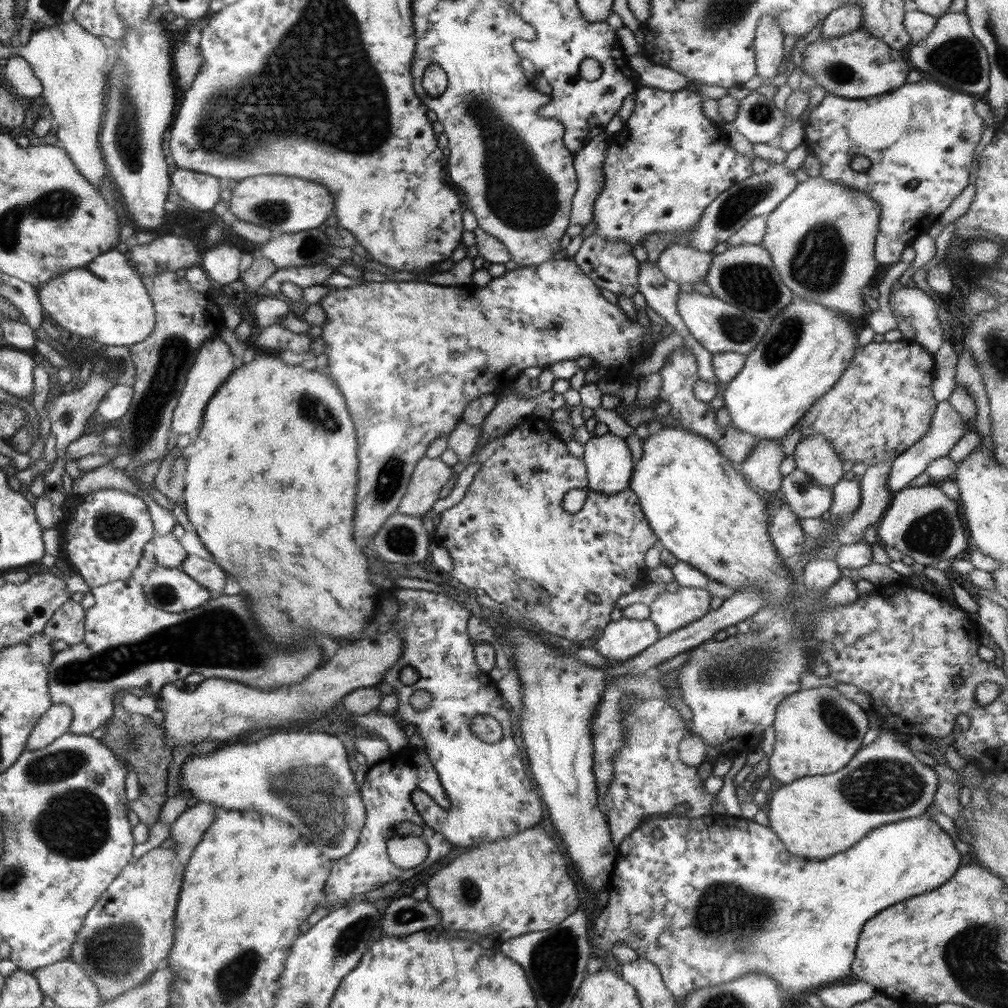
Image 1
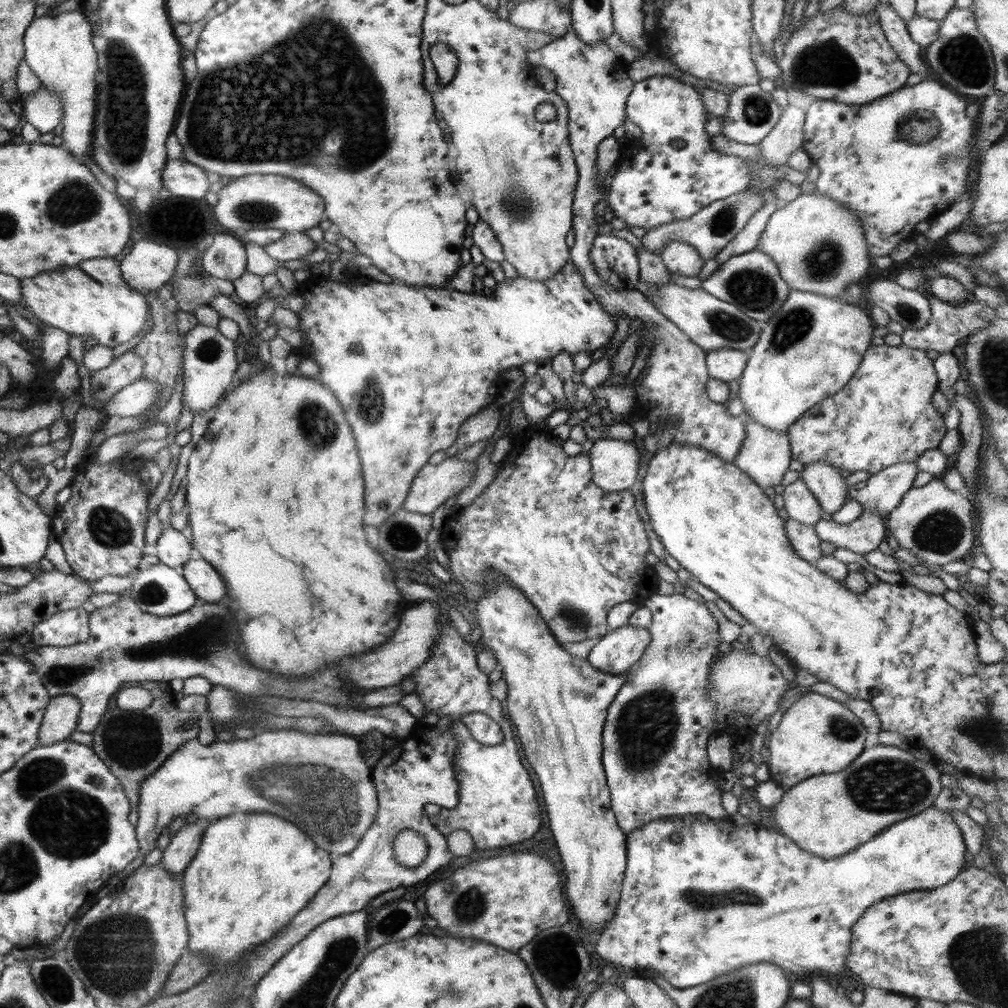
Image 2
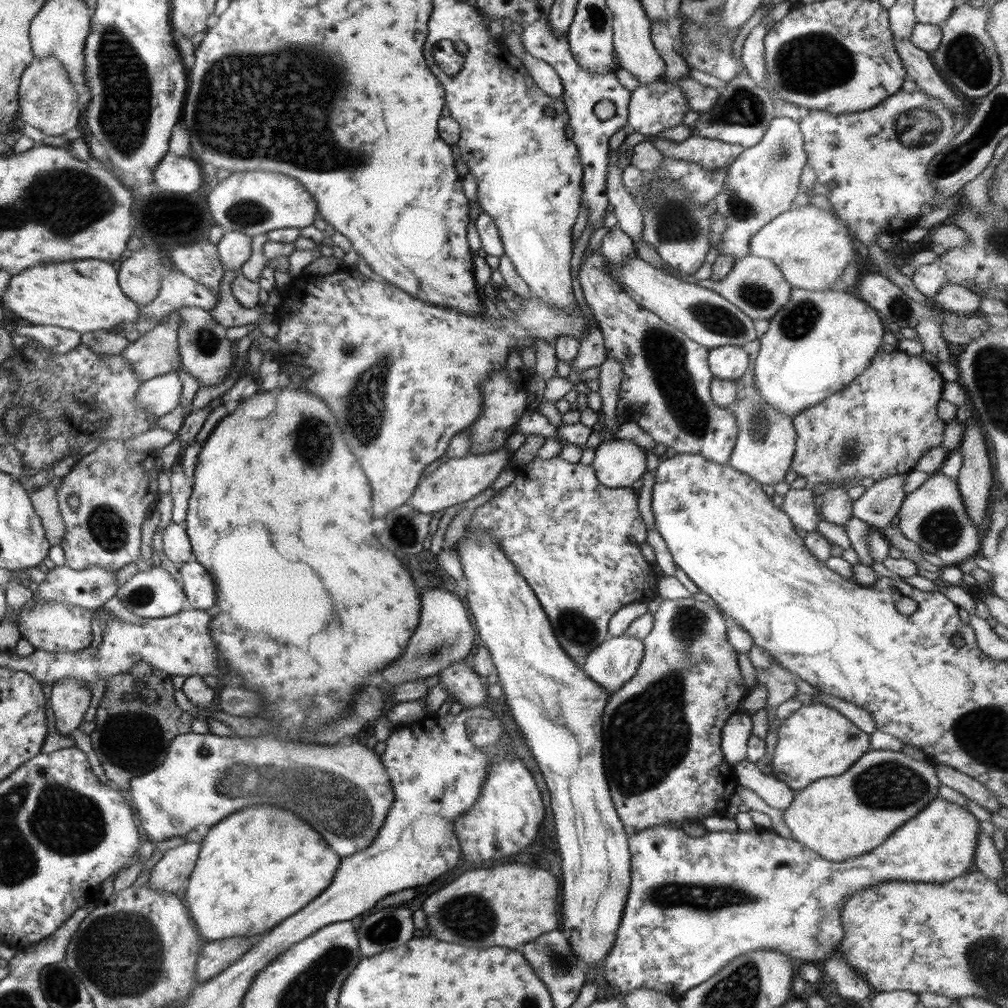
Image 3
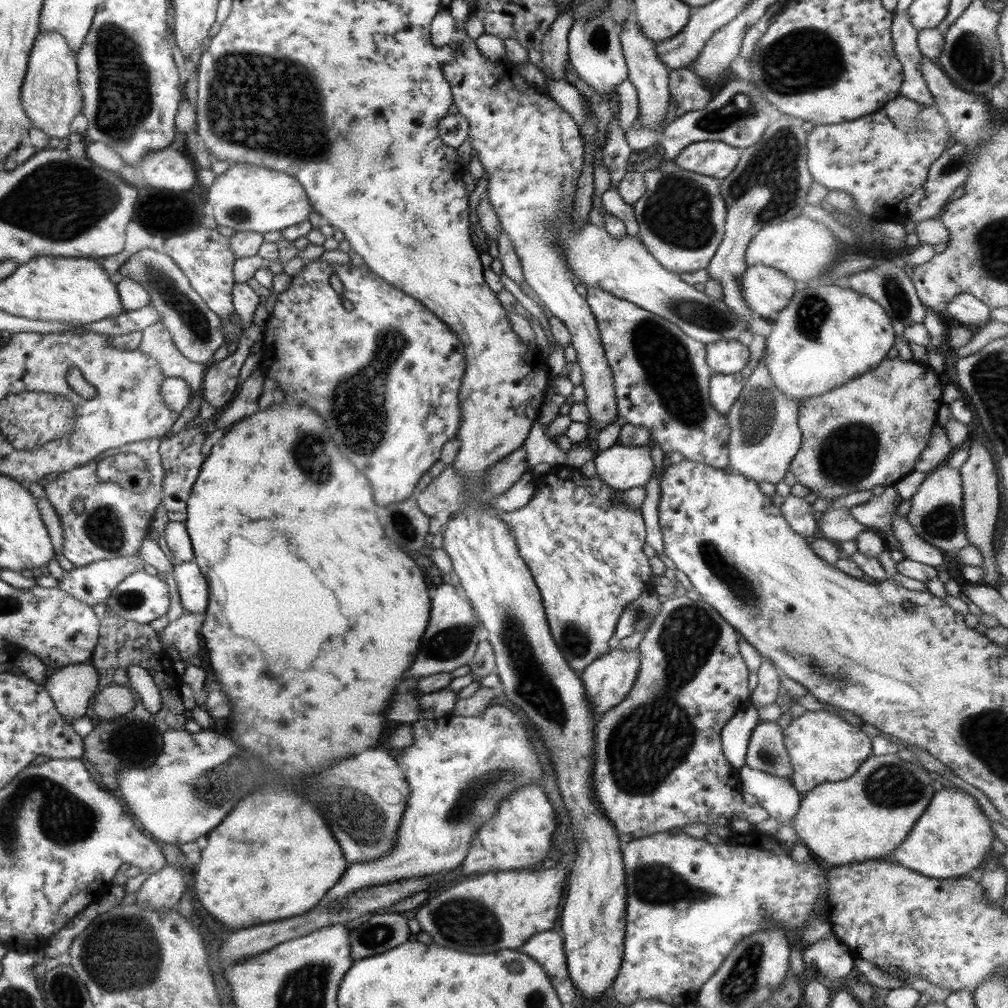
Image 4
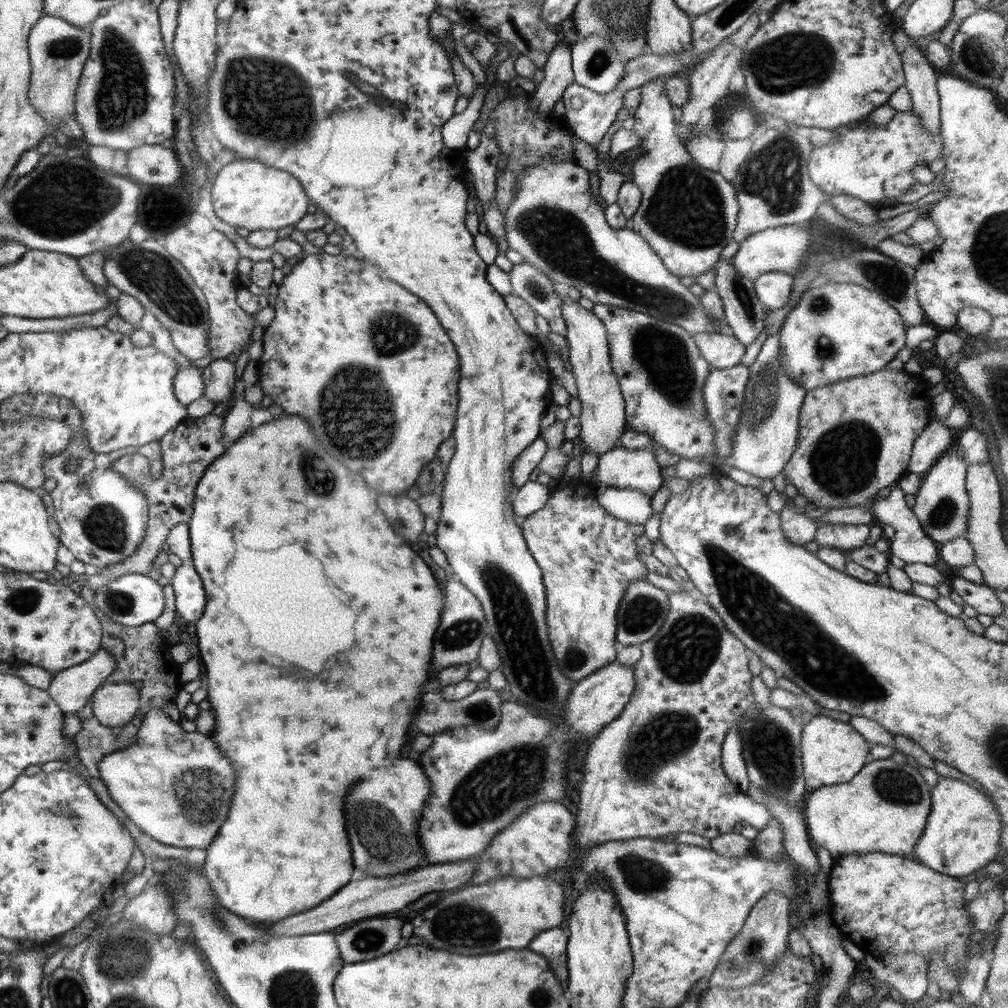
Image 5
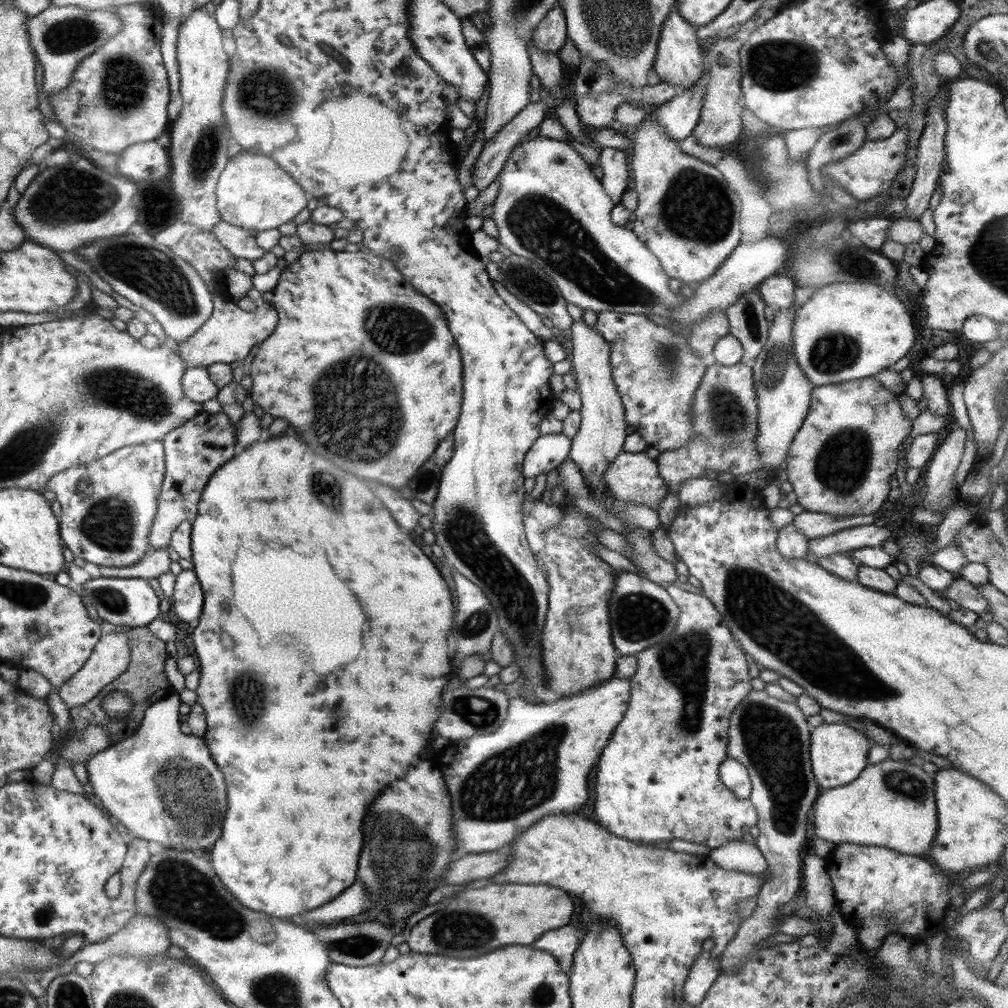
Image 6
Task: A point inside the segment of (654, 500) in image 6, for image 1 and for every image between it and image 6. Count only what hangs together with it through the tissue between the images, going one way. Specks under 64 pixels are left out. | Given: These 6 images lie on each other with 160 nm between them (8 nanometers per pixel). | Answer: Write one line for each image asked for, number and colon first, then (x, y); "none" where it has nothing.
1: (609, 464)
2: (614, 463)
3: (618, 463)
4: (620, 467)
5: (622, 468)

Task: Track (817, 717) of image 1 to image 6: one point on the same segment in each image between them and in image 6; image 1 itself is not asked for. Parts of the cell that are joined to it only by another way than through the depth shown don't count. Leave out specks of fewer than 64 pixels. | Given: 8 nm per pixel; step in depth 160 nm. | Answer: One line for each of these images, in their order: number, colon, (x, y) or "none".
2: (817, 735)
3: (816, 741)
4: (822, 746)
5: (833, 752)
6: (838, 753)

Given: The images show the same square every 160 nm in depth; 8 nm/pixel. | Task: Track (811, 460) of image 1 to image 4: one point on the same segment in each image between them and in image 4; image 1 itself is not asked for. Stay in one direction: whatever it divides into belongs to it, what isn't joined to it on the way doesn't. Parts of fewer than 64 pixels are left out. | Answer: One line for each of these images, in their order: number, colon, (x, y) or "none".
2: (824, 481)
3: (836, 507)
4: (837, 525)

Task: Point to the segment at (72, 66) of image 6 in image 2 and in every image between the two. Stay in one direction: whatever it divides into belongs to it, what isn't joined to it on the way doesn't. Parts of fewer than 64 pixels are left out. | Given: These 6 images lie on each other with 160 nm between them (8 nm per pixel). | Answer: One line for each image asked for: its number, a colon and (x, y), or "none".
2: (43, 109)
3: (47, 100)
4: (50, 95)
5: (57, 51)

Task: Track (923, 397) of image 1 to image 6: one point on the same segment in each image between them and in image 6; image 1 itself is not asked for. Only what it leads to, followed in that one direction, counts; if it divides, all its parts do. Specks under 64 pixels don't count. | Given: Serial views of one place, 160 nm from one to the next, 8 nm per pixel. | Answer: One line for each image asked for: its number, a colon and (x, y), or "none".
2: (884, 415)
3: (882, 423)
4: (869, 431)
5: (856, 436)
6: (840, 463)

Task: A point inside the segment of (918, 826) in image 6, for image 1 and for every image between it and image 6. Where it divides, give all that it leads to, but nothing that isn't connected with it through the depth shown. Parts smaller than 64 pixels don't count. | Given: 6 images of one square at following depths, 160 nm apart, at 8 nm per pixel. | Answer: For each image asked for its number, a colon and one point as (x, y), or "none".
1: (815, 817)
2: (829, 815)
3: (841, 817)
4: (867, 816)
5: (884, 808)

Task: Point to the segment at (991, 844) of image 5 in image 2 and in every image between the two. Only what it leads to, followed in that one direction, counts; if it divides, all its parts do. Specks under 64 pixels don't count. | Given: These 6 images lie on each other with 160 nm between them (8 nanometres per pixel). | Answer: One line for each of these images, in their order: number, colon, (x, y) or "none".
2: (677, 914)
3: (694, 904)
4: (952, 837)

